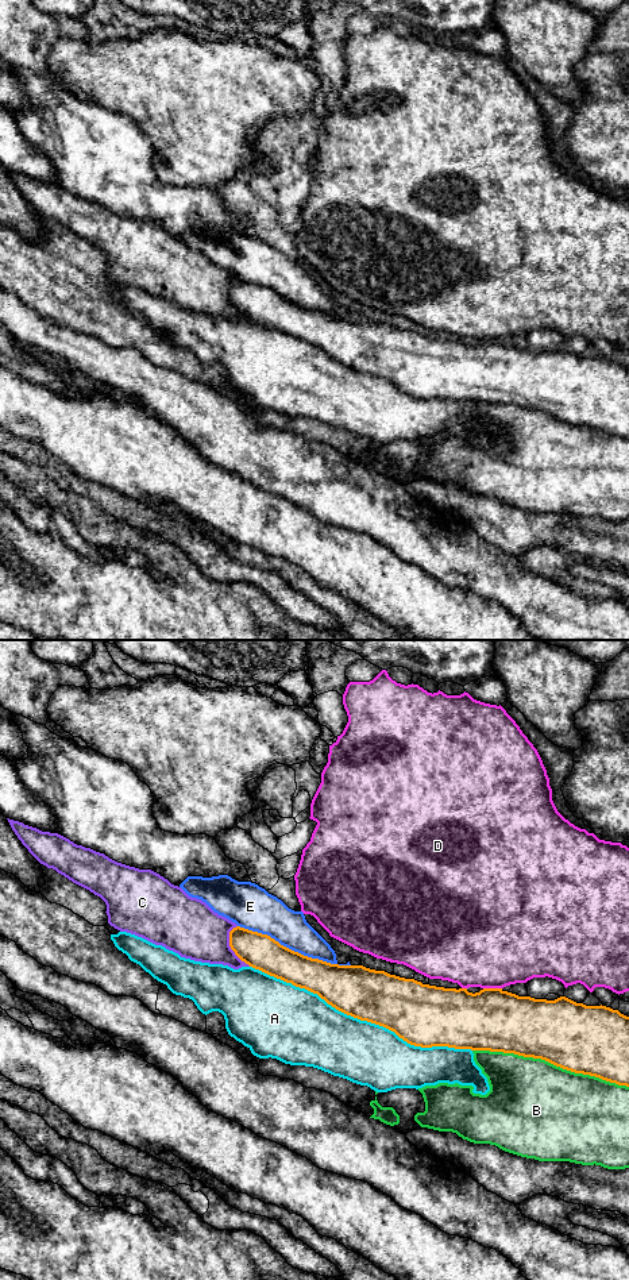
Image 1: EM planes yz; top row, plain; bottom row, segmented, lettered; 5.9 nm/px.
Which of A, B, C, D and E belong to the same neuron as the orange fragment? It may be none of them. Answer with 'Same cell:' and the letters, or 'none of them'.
Same cell: none of them

